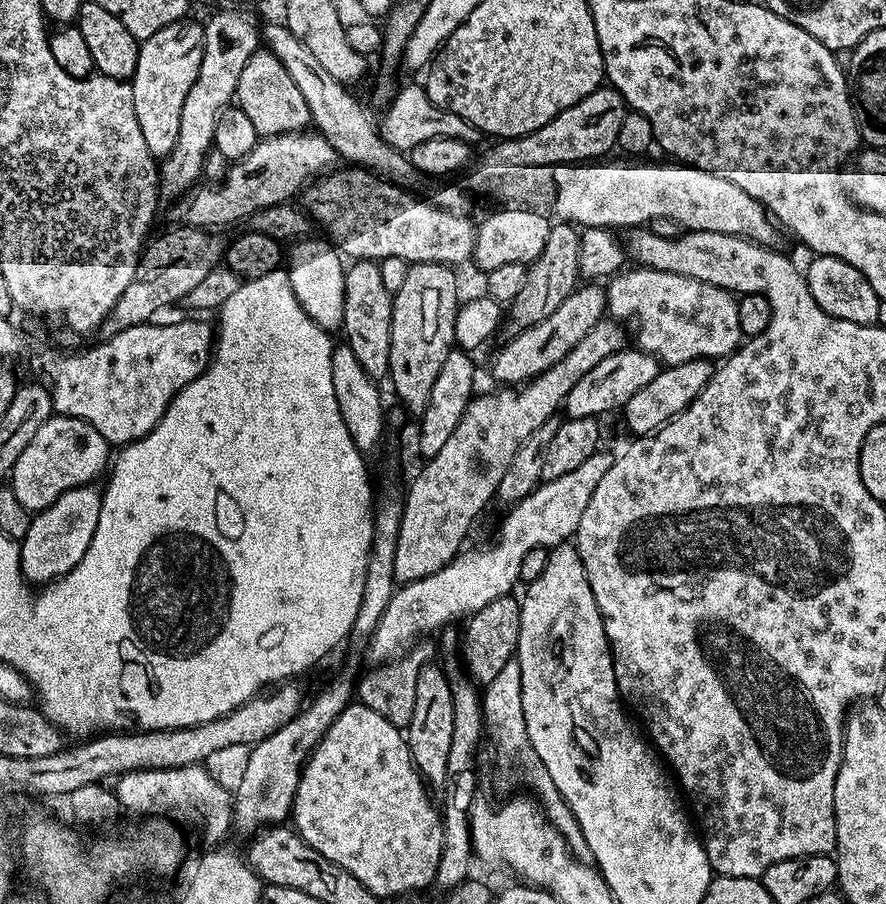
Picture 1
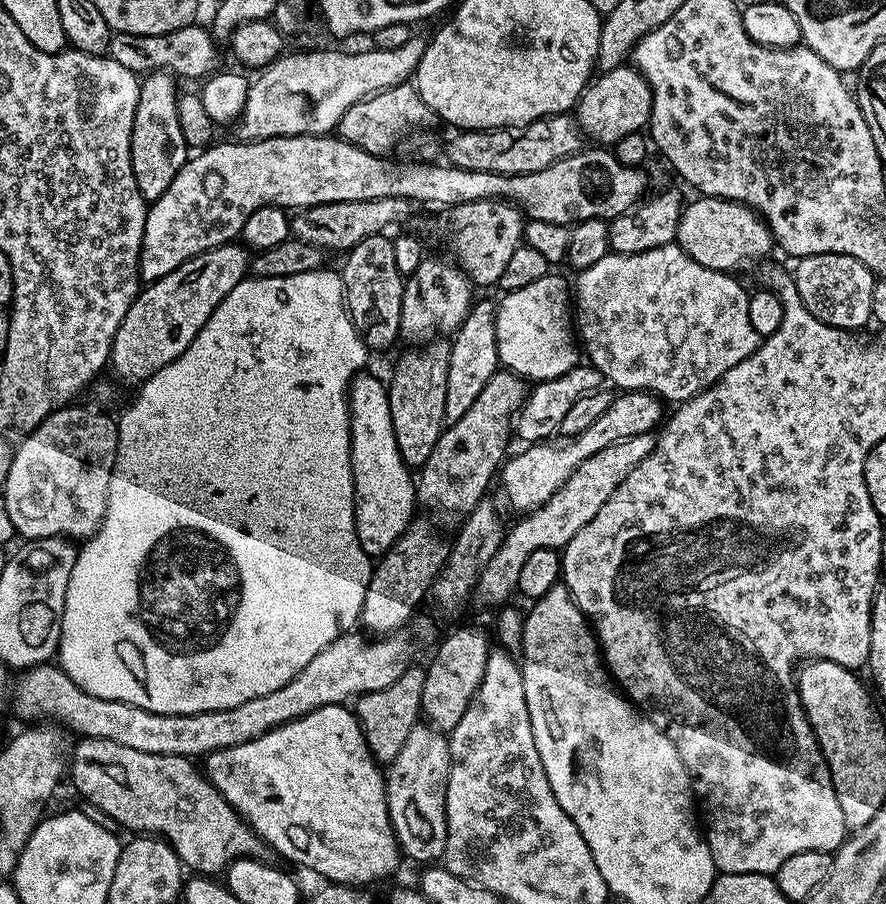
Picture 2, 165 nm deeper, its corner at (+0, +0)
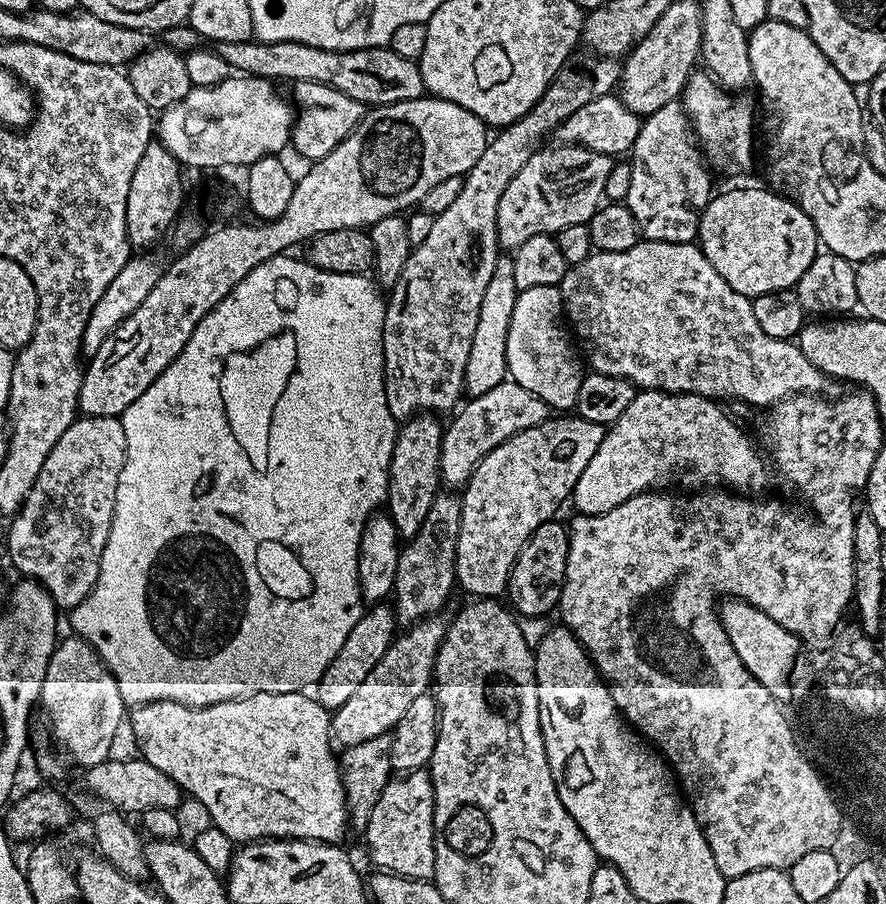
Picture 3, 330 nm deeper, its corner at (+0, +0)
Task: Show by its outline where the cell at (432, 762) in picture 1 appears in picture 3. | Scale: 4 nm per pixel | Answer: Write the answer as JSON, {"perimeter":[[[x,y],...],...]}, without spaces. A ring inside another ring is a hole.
{"perimeter":[[[427,771],[405,772],[388,781],[382,798],[370,814],[362,836],[368,843],[368,856],[377,869],[393,872],[411,880],[431,881],[436,874],[436,837],[434,826],[434,786]]]}

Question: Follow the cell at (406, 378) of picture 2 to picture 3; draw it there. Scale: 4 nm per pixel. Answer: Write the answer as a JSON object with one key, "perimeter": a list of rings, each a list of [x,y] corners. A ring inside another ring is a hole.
{"perimeter":[[[432,414],[412,416],[399,425],[394,442],[394,450],[388,467],[388,499],[386,501],[386,515],[394,522],[396,532],[401,541],[407,542],[418,534],[419,527],[426,520],[426,514],[432,509],[432,502],[441,491],[440,479],[440,451],[442,450],[442,438],[444,437],[445,425],[439,424],[437,417]]]}

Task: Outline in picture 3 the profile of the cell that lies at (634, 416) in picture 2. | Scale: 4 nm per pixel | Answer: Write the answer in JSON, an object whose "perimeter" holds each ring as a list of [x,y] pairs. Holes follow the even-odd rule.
{"perimeter":[[[560,414],[555,418],[543,420],[530,430],[514,434],[502,442],[490,454],[486,454],[472,470],[472,476],[463,485],[460,496],[462,526],[458,530],[458,550],[456,551],[456,582],[465,588],[472,598],[496,598],[508,587],[508,576],[512,573],[514,562],[522,546],[542,526],[542,522],[553,519],[563,504],[571,497],[586,462],[594,458],[594,450],[602,442],[605,425],[586,422],[575,414]]]}

